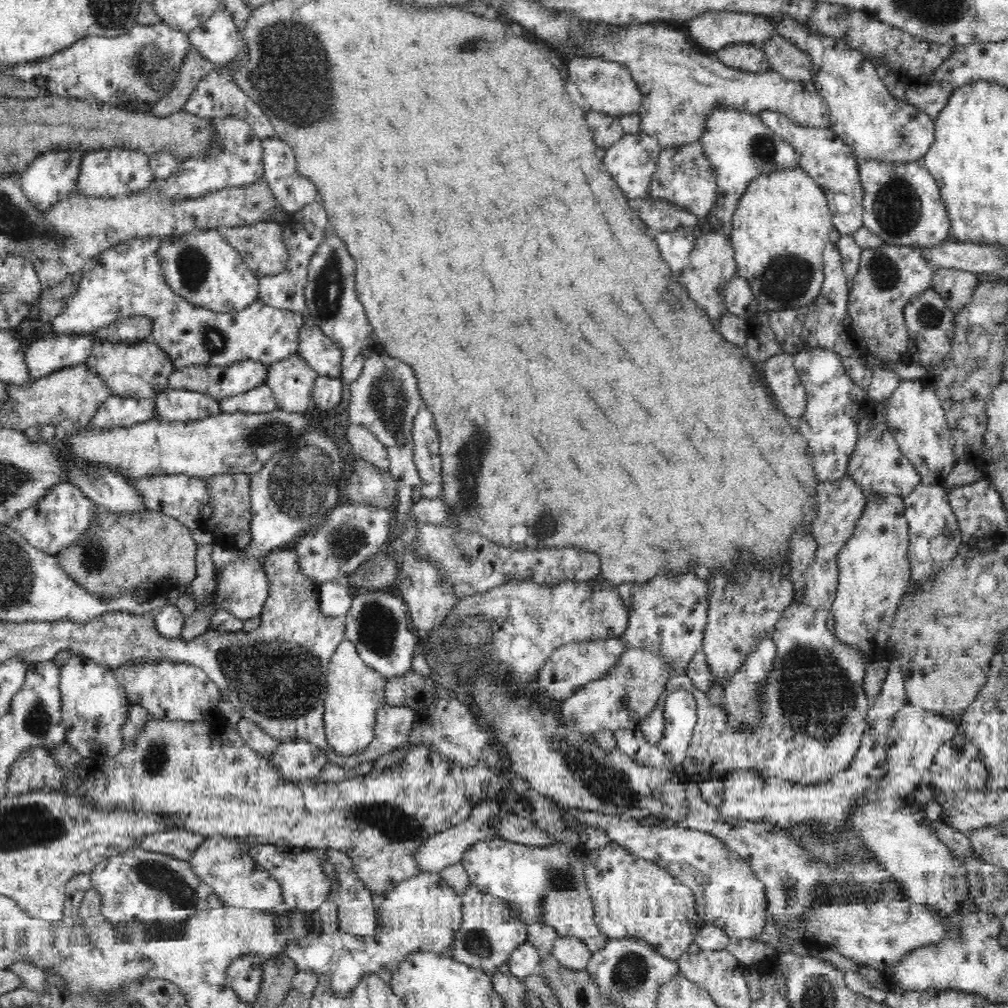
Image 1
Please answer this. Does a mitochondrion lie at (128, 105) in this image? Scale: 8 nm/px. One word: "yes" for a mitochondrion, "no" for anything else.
no

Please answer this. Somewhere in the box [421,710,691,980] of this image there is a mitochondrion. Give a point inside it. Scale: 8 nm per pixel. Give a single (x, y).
(606, 784)

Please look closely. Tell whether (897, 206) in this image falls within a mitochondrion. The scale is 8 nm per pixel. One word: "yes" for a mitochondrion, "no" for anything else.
yes

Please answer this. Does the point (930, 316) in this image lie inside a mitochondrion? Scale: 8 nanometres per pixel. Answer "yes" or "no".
yes

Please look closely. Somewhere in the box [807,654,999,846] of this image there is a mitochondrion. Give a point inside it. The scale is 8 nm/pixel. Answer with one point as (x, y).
(958, 750)

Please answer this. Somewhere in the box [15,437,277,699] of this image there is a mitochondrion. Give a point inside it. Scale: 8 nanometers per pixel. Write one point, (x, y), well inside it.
(94, 555)

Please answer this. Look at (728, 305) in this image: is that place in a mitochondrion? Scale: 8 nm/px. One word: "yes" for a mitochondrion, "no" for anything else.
no

